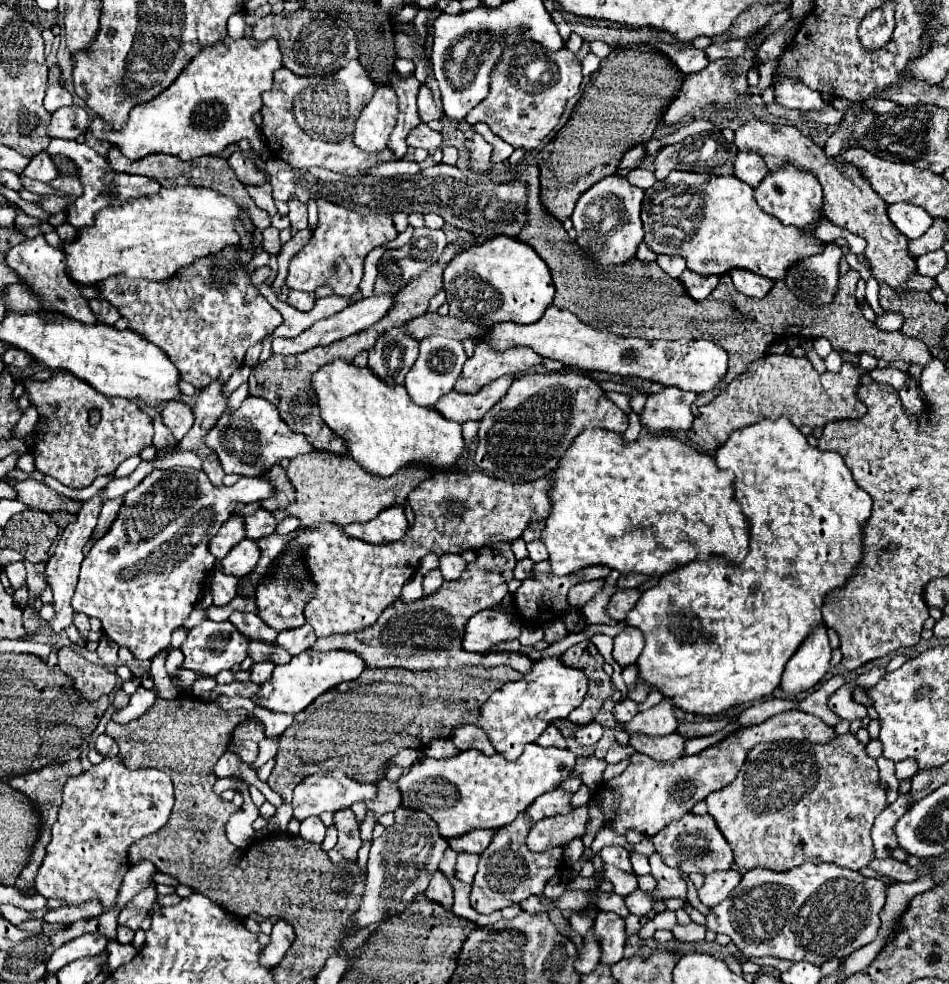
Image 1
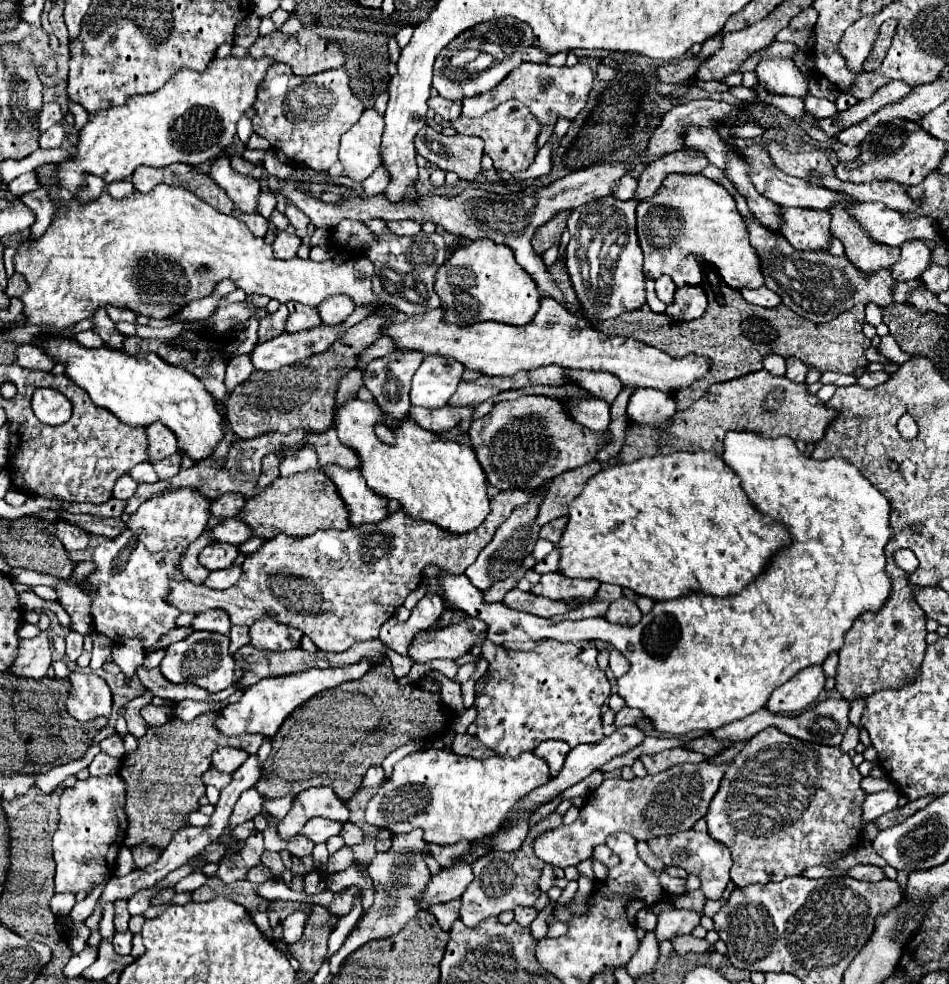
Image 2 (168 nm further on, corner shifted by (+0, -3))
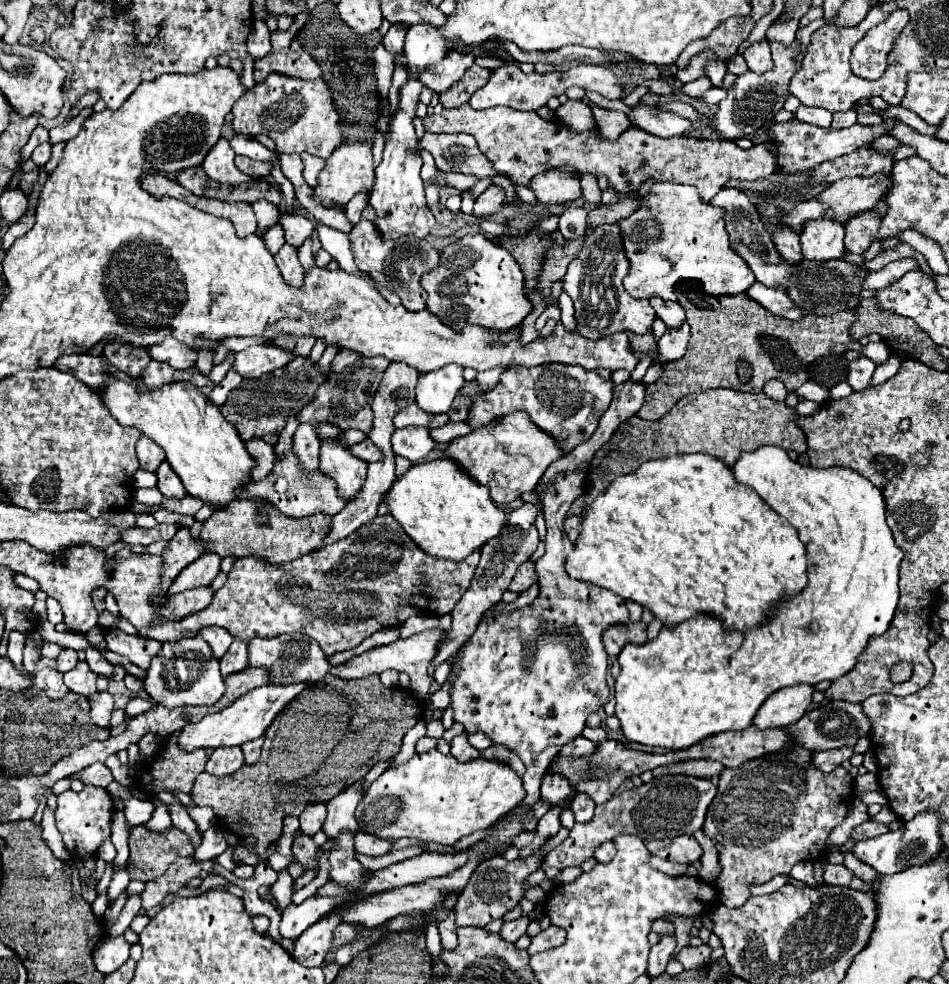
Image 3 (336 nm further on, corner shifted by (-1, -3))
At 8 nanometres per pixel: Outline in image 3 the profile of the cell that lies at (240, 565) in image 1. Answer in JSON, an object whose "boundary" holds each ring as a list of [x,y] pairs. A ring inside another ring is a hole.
{"boundary":[[[212,585],[188,589],[184,593],[178,593],[178,595],[170,597],[170,601],[162,609],[160,617],[164,617],[164,619],[180,619],[180,617],[186,617],[188,613],[202,611],[212,601],[212,597],[214,597]]]}

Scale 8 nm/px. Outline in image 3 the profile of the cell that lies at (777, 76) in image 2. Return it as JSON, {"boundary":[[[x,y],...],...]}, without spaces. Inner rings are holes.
{"boundary":[[[760,41],[760,43],[746,47],[742,51],[742,55],[744,55],[750,71],[754,71],[754,73],[766,73],[766,69],[772,69],[772,65],[774,65],[768,41]]]}

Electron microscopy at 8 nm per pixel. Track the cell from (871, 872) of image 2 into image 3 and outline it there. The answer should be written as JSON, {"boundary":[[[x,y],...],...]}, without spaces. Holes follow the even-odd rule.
{"boundary":[[[826,863],[824,881],[826,881],[828,885],[850,885],[852,879],[854,879],[854,873],[852,873],[846,865],[832,865],[832,863]]]}

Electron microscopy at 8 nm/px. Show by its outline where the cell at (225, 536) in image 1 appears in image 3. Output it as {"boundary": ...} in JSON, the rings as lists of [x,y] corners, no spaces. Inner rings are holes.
{"boundary":[[[204,553],[204,555],[200,555],[184,571],[180,571],[180,575],[170,585],[170,595],[182,593],[184,589],[210,585],[216,579],[216,575],[220,573],[220,563],[222,563],[222,557],[218,553]]]}

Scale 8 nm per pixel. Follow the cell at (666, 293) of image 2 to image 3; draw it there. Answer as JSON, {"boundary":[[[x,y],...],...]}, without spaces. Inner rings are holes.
{"boundary":[[[656,295],[650,297],[650,303],[656,309],[658,317],[666,323],[666,327],[672,327],[674,329],[674,327],[680,327],[684,323],[686,315],[684,315],[684,309],[682,309],[680,303],[676,303],[676,301],[662,301]]]}

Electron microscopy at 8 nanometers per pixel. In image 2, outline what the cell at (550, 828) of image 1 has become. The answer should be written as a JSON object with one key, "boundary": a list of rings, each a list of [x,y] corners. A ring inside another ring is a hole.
{"boundary":[[[703,761],[697,765],[675,765],[659,775],[647,775],[633,781],[625,779],[605,779],[595,791],[591,791],[585,807],[571,825],[561,825],[535,841],[535,855],[555,867],[575,867],[577,863],[591,859],[597,845],[617,831],[627,831],[639,841],[649,841],[653,837],[669,837],[679,831],[691,829],[699,819],[707,815],[709,803],[719,789],[725,765],[713,765]]]}

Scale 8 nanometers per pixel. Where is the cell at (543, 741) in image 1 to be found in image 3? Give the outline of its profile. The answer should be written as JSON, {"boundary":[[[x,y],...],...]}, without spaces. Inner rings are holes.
{"boundary":[[[548,769],[542,777],[542,799],[546,799],[550,805],[564,805],[564,799],[570,795],[570,783],[562,773],[554,773]]]}

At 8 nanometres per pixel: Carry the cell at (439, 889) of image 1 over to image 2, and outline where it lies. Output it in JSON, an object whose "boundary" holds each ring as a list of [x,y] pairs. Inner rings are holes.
{"boundary":[[[455,899],[455,901],[447,901],[445,905],[433,905],[429,911],[435,915],[439,927],[443,931],[449,931],[453,927],[453,923],[459,919],[459,905],[461,905],[461,901]]]}

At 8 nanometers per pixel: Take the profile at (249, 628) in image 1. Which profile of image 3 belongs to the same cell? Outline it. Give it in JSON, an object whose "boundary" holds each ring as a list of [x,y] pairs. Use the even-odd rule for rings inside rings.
{"boundary":[[[234,639],[230,649],[226,651],[226,655],[220,661],[220,671],[224,675],[230,675],[230,673],[244,669],[246,665],[248,665],[248,643],[242,639]]]}

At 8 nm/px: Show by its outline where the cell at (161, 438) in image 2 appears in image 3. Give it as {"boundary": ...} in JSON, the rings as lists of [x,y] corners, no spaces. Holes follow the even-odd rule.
{"boundary":[[[144,435],[138,439],[136,455],[140,459],[140,469],[146,469],[146,471],[156,471],[160,467],[160,463],[166,461],[164,449],[160,449],[160,445],[156,445],[152,439],[148,439]]]}

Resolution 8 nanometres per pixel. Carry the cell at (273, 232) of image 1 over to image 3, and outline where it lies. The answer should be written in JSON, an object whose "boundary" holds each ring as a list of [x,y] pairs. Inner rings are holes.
{"boundary":[[[284,243],[282,249],[274,255],[274,261],[276,261],[280,273],[284,275],[284,281],[288,281],[288,285],[300,285],[300,281],[304,279],[304,269],[302,269],[296,249],[292,245]]]}

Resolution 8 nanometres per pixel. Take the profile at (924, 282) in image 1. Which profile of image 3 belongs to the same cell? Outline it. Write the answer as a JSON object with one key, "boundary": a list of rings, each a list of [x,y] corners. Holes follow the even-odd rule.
{"boundary":[[[724,185],[720,193],[712,199],[712,205],[726,209],[726,229],[730,235],[730,243],[736,249],[736,253],[748,263],[748,267],[752,267],[758,283],[764,283],[766,287],[772,289],[784,287],[786,295],[796,303],[796,307],[816,317],[850,311],[860,305],[862,301],[860,293],[864,291],[864,277],[868,275],[864,265],[854,265],[844,259],[832,259],[832,261],[802,259],[798,263],[786,261],[772,243],[770,233],[766,231],[758,215],[758,209],[752,205],[748,195],[738,187]]]}

